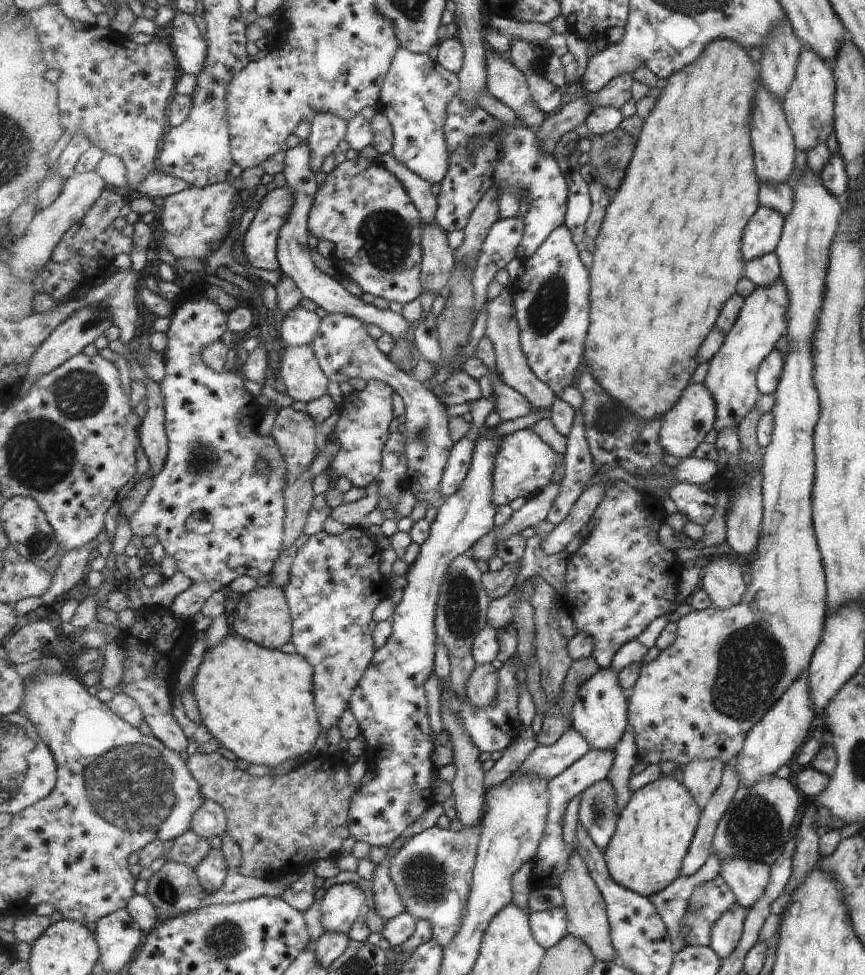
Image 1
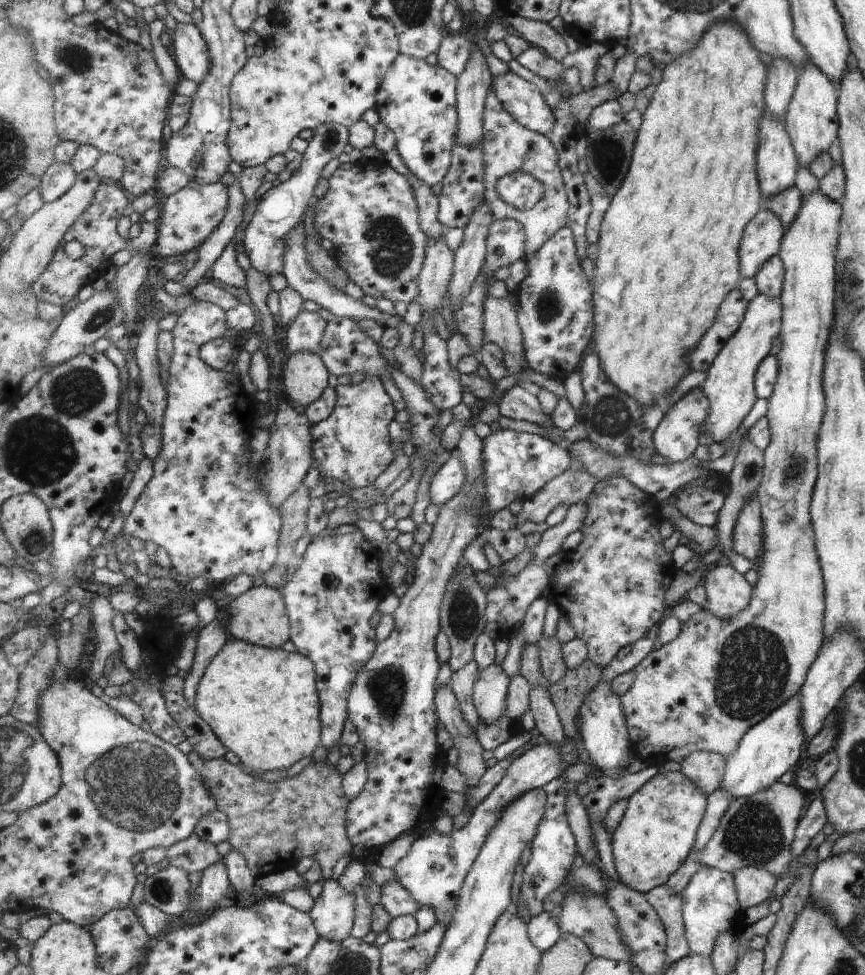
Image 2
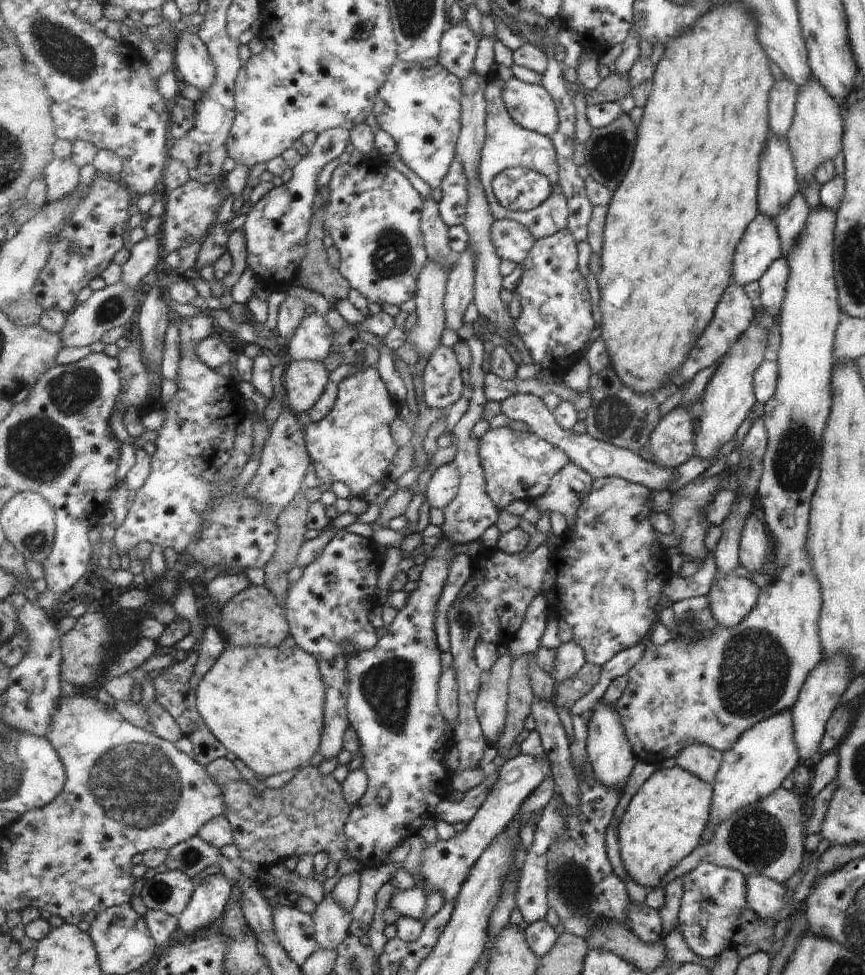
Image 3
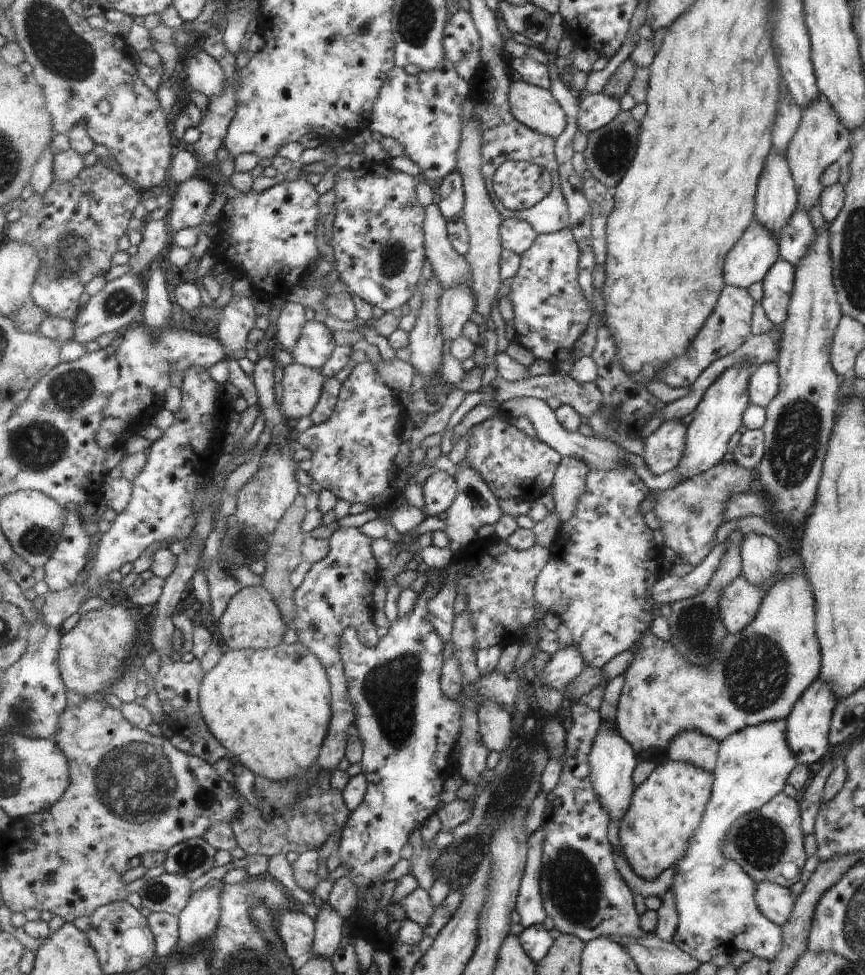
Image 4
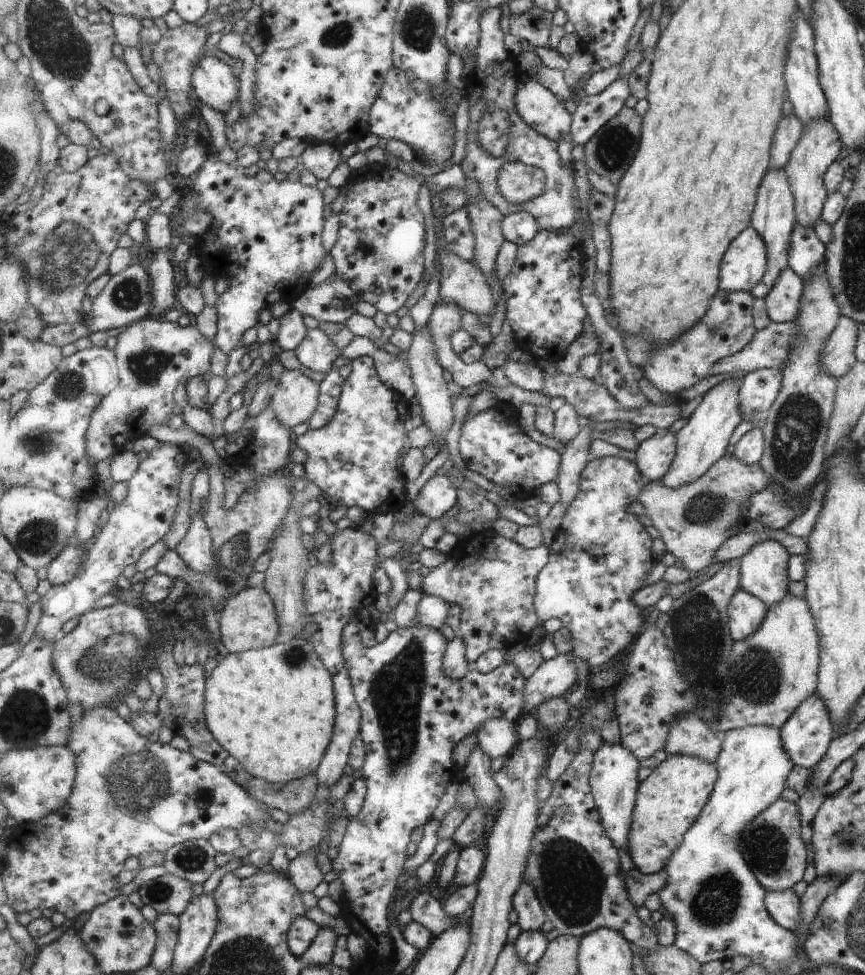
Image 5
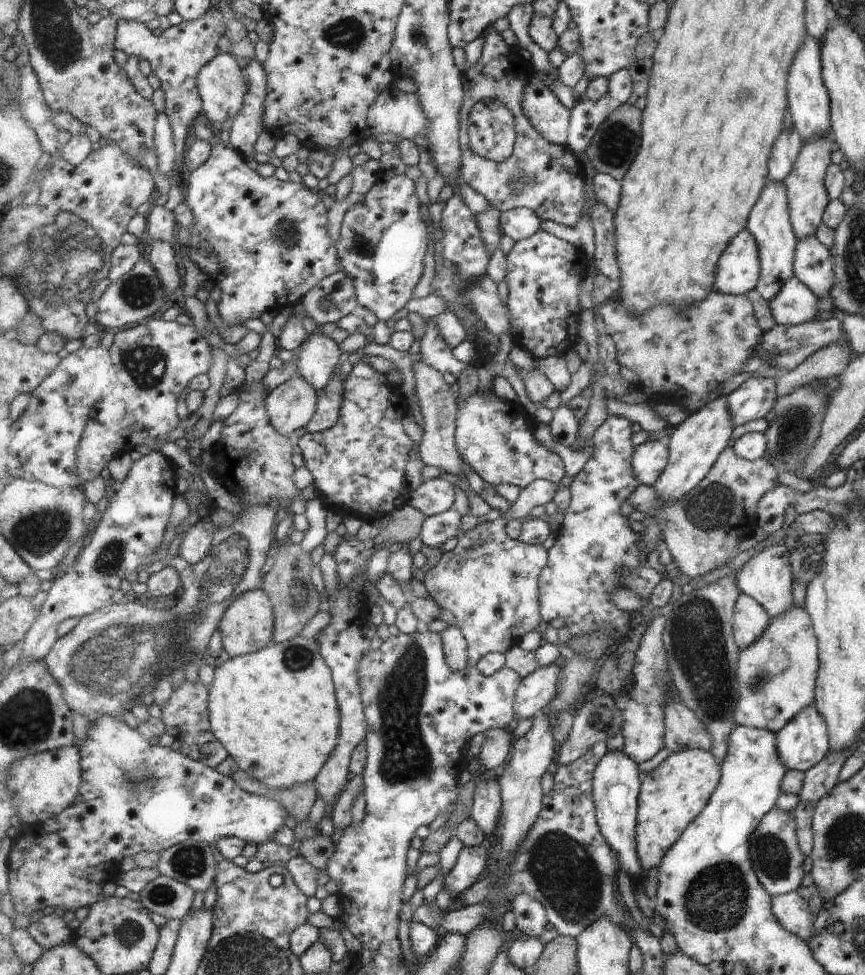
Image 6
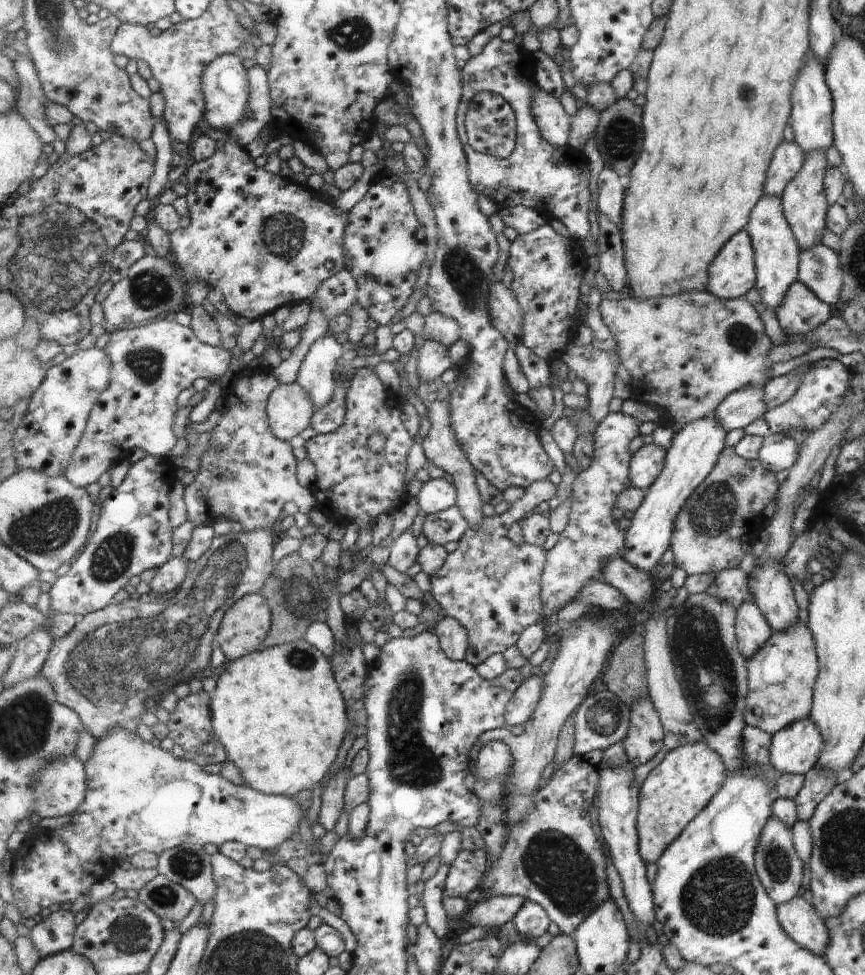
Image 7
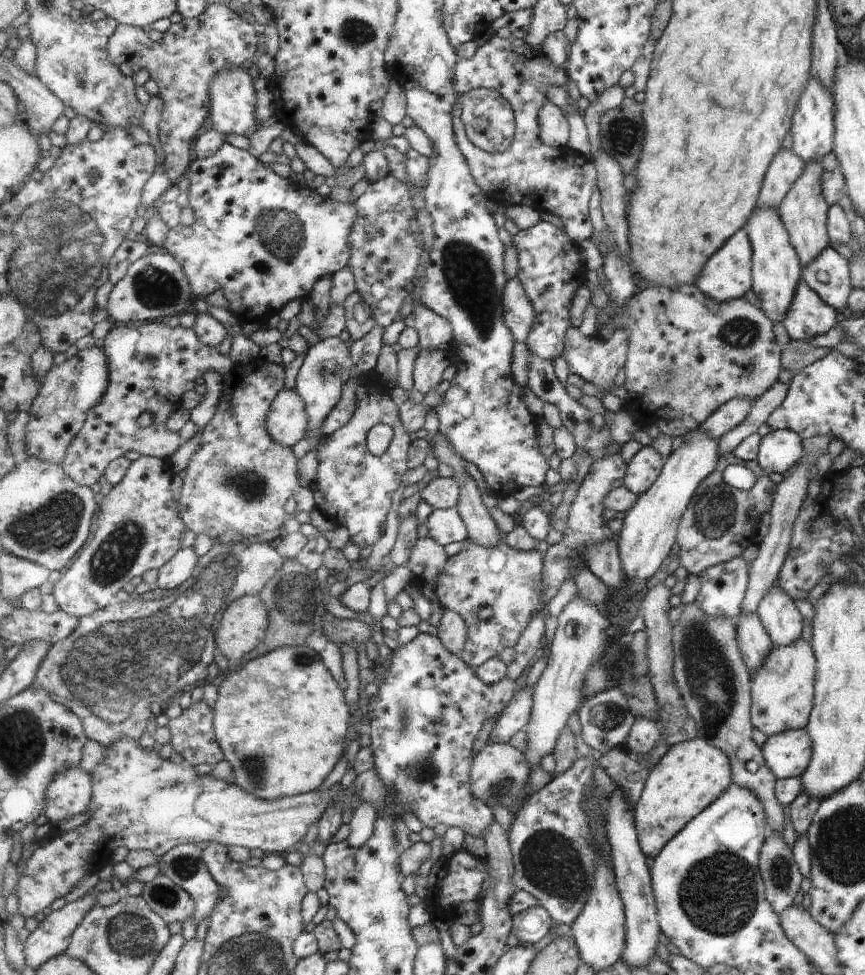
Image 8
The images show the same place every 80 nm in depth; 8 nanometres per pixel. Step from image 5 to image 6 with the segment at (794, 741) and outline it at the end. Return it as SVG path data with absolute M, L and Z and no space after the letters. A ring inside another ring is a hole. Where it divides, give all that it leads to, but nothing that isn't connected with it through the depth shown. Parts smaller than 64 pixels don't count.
M812 704L801 710L776 736L777 755L789 770L804 774L828 753L827 728Z

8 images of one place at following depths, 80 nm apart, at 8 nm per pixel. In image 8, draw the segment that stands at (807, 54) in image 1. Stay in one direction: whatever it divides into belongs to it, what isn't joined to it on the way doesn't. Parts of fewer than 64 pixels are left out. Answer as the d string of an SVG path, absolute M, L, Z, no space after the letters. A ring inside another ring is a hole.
M820 162L804 164L804 172L796 179L792 189L777 208L781 224L787 232L789 244L799 256L800 265L807 266L809 262L816 260L823 250L829 247L827 234L828 204L820 192L821 172Z

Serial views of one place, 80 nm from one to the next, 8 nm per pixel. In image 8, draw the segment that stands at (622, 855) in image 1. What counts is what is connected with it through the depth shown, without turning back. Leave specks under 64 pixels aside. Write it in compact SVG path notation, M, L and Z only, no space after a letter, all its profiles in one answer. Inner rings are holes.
M695 738L680 744L675 744L648 774L644 791L637 806L635 806L636 830L640 838L640 846L647 857L655 859L669 842L676 838L689 822L693 821L701 812L704 812L717 798L729 792L733 784L733 766L729 756L705 739Z

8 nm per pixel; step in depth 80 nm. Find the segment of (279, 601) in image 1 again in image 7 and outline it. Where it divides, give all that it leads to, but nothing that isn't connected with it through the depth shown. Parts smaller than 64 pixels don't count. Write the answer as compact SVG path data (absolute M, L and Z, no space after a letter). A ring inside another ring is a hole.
M251 594L241 598L225 614L225 622L221 622L221 630L217 632L217 642L229 661L238 660L267 647L269 630L273 620L271 608L263 594Z

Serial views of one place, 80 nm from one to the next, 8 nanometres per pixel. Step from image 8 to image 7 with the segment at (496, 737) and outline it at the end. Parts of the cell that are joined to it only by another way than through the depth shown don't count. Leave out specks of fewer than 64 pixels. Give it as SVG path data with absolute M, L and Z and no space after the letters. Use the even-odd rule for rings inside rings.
M531 675L525 679L513 701L509 702L508 710L505 712L505 728L521 725L525 727L541 702L541 694L543 694L542 675Z

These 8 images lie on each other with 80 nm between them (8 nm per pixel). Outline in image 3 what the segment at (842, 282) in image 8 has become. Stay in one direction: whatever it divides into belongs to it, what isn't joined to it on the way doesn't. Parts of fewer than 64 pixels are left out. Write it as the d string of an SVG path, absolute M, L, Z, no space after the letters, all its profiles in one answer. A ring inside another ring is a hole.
M797 191L790 198L790 201L787 201L784 209L781 209L774 218L779 237L781 238L783 253L786 253L790 246L793 246L793 243L802 231L808 208L809 206L804 201L802 194Z

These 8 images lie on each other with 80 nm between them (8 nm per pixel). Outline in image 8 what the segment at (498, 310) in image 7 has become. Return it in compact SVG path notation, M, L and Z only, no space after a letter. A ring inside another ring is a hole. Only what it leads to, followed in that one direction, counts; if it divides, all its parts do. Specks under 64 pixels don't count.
M517 276L503 290L503 322L513 332L515 343L526 343L535 324L535 308Z

